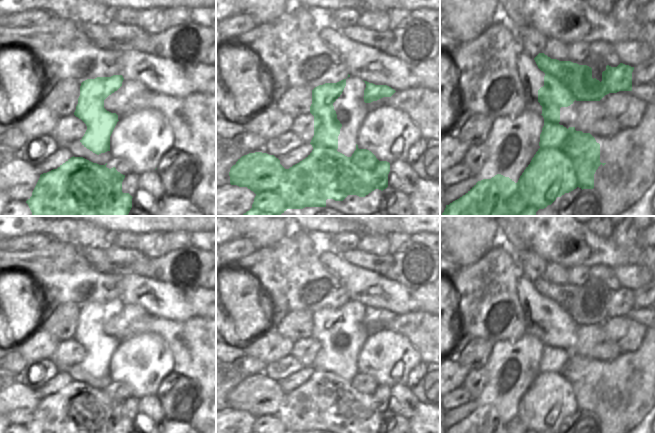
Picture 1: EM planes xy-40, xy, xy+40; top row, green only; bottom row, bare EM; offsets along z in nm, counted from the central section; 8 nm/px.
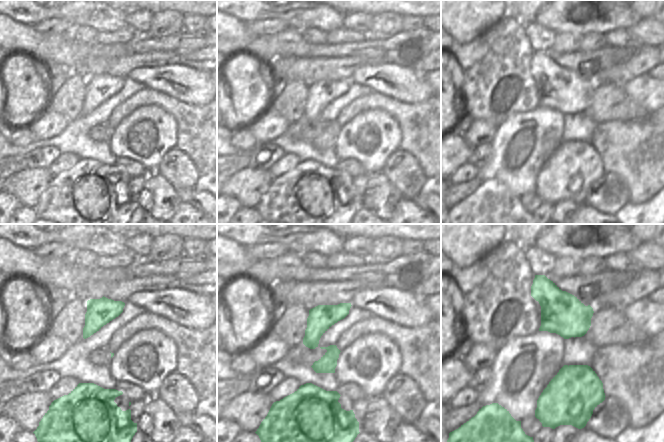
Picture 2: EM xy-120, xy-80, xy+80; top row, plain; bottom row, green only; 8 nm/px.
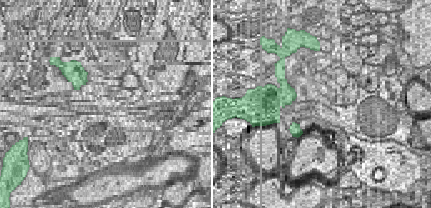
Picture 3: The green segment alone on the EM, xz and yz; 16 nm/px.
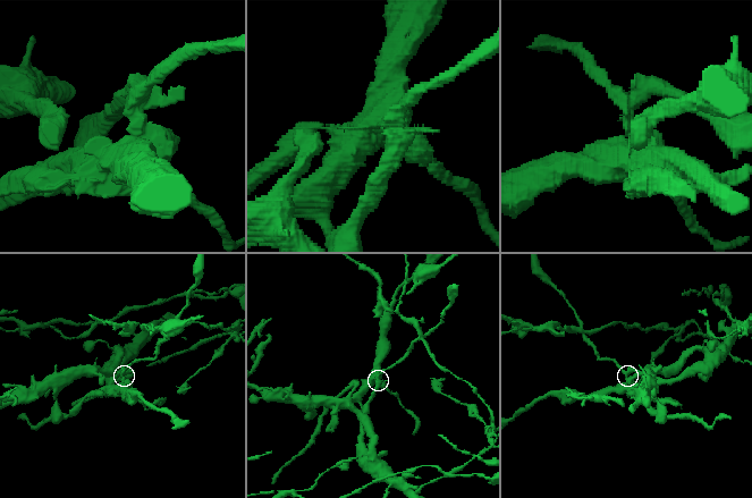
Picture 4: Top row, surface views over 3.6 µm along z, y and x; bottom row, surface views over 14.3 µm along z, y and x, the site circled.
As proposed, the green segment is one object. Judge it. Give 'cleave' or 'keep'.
cleave

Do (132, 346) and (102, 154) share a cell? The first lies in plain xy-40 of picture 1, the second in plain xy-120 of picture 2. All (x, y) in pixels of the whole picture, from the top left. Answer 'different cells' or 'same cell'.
different cells

